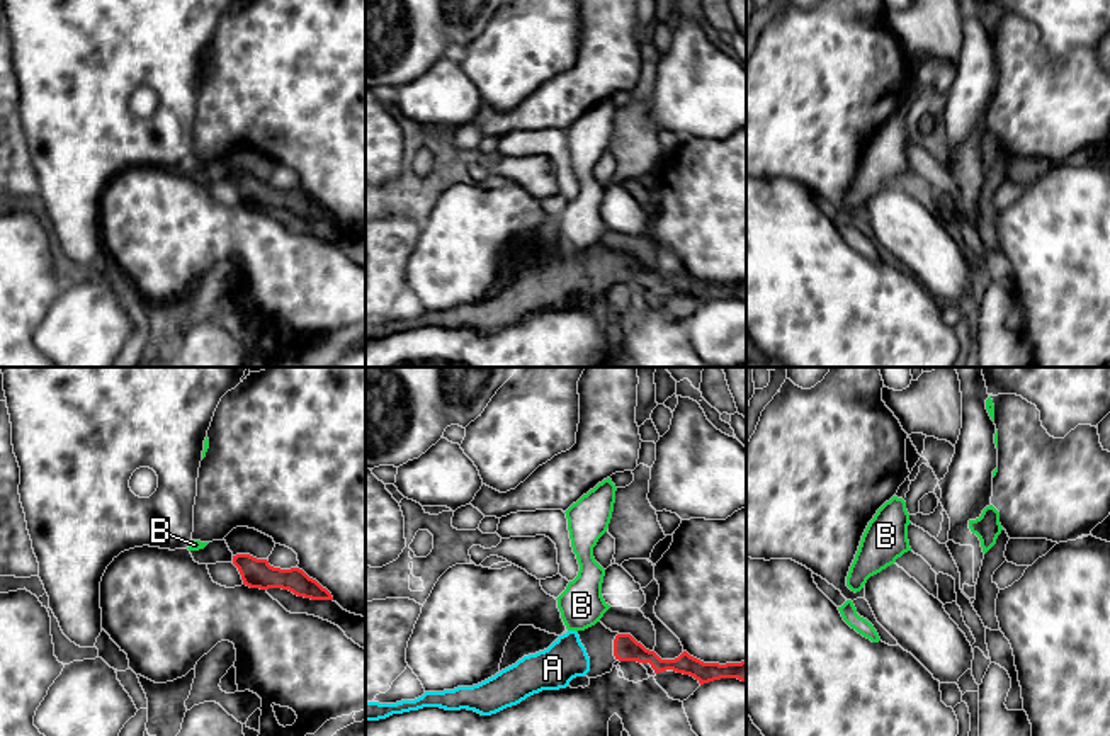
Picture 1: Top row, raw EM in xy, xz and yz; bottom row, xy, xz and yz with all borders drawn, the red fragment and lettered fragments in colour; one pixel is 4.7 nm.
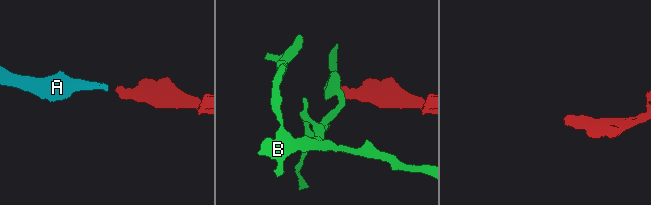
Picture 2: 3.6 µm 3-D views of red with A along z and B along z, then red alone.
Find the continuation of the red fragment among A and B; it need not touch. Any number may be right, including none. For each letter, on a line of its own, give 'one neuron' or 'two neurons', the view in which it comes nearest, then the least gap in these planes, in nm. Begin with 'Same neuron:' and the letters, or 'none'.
Same neuron: A
A: one neuron; nearest in xz; 120 nm apart
B: two neurons; nearest in xz; 110 nm apart

